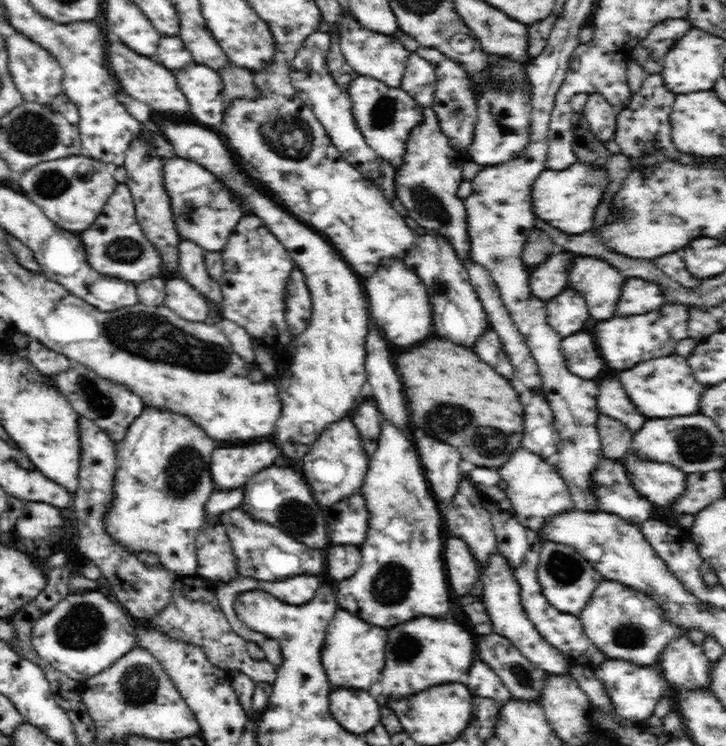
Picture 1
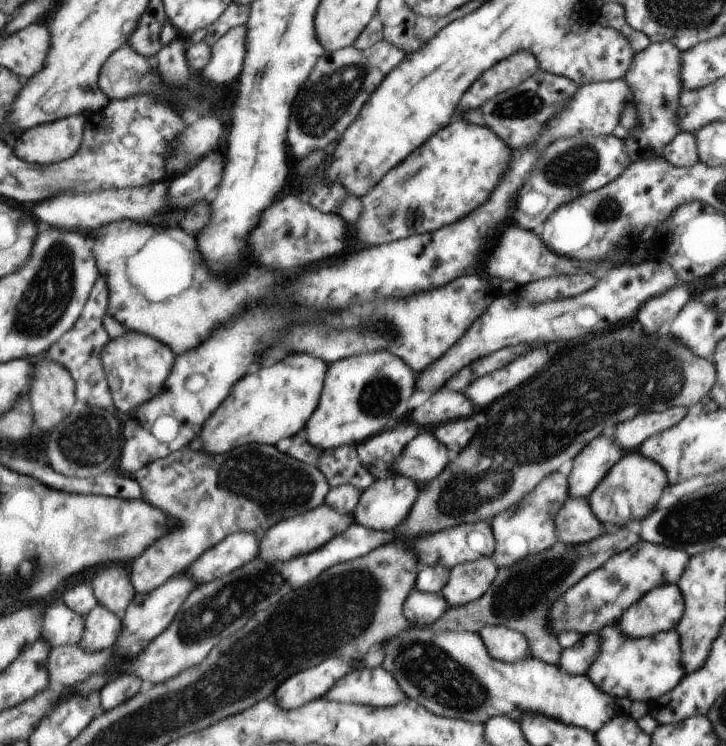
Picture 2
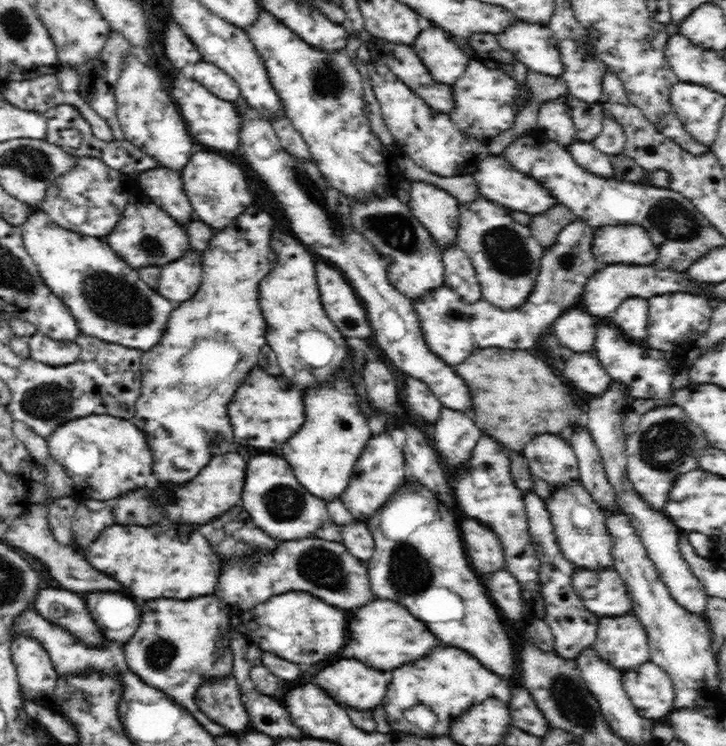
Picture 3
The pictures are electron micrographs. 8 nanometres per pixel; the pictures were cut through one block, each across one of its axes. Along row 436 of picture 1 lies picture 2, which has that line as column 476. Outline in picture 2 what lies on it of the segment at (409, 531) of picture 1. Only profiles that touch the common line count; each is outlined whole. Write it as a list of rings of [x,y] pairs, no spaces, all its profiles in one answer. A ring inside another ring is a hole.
[[[537,347],[512,360],[508,365],[476,378],[467,388],[462,390],[462,393],[473,406],[485,408],[493,400],[497,400],[503,394],[517,388],[517,384],[529,380],[537,370],[541,370],[545,366],[545,362],[547,362],[547,350]]]

